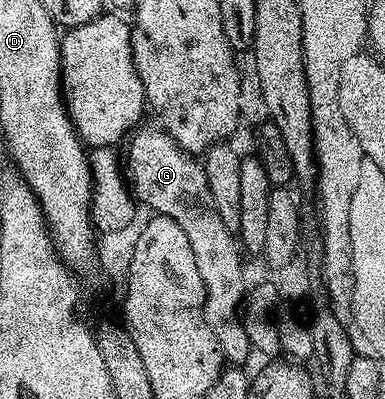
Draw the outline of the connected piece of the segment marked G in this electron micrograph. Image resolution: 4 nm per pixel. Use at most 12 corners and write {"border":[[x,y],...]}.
{"border":[[161,125],[128,138],[141,205],[184,228],[204,320],[223,359],[252,355],[240,313],[243,251],[216,212],[199,159]]}

